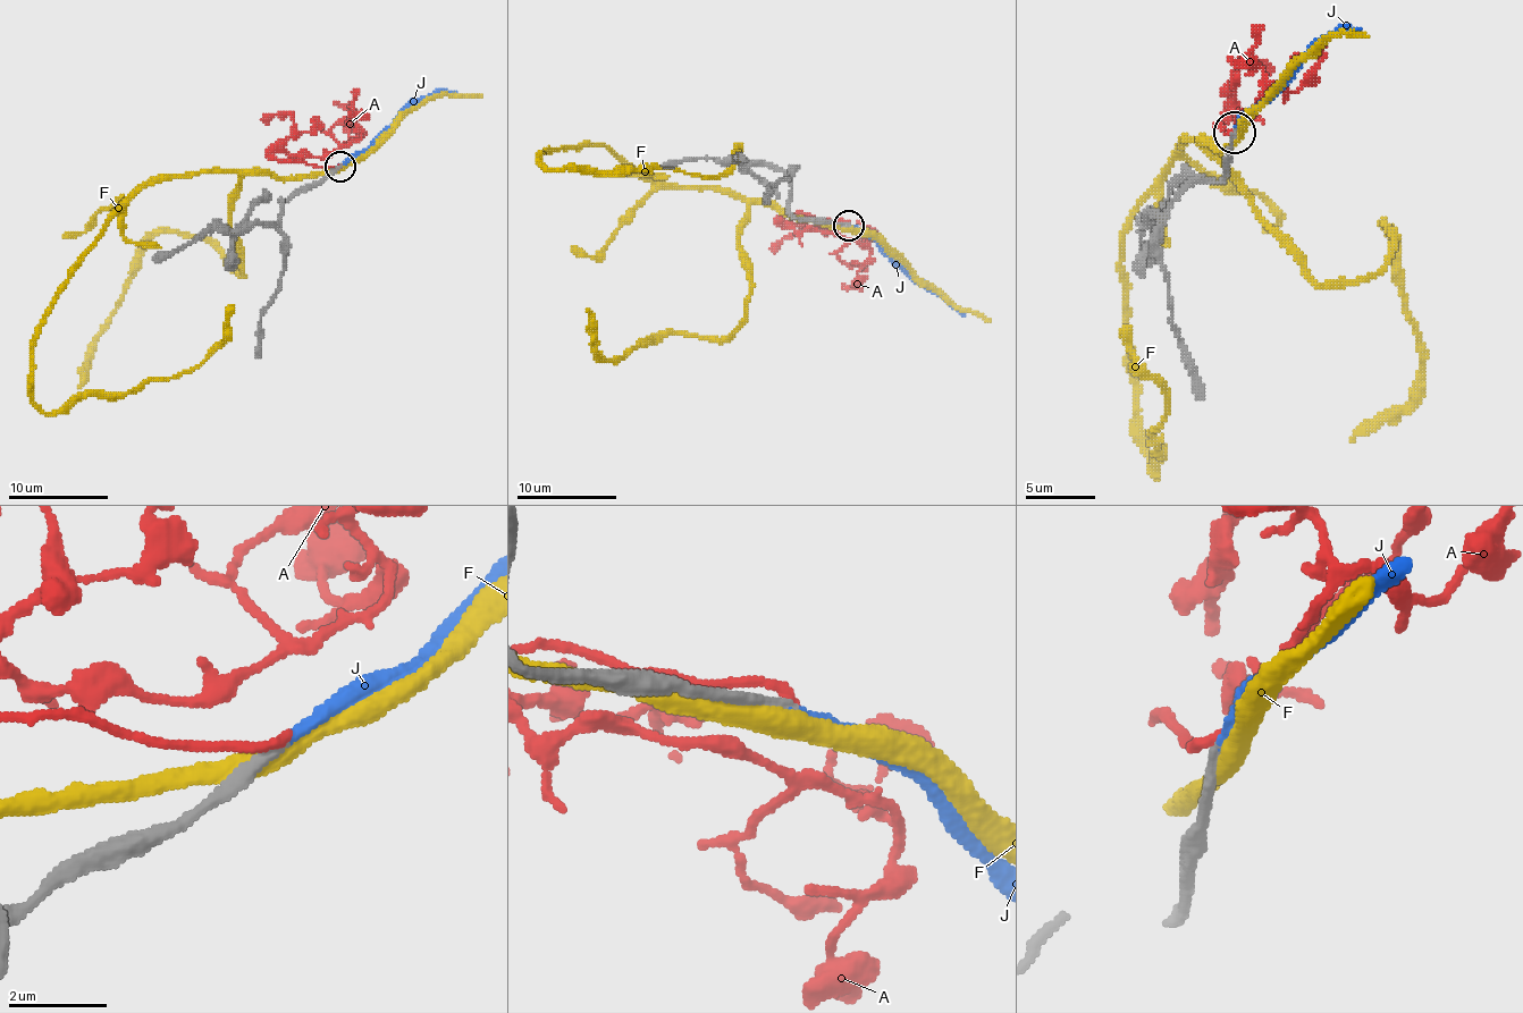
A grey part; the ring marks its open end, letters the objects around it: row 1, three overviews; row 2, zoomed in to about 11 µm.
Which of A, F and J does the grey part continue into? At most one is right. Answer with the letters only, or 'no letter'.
J

